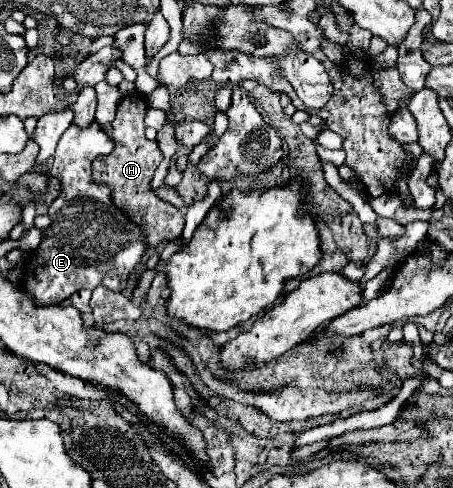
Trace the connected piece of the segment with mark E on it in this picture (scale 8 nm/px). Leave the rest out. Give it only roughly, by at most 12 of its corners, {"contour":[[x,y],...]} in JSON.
{"contour":[[70,126],[60,194],[20,290],[36,306],[100,284],[122,292],[142,226],[92,178],[114,140]]}

